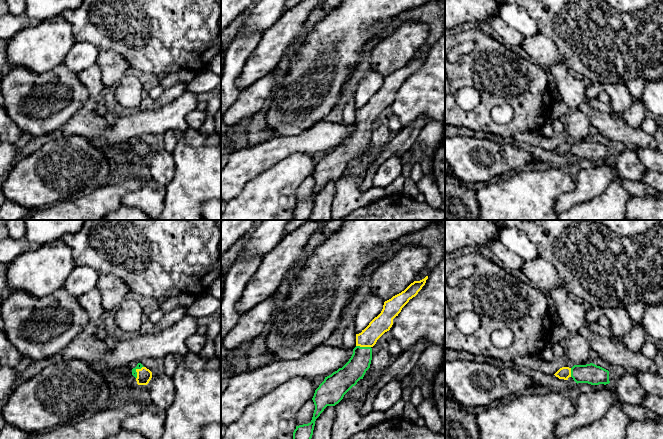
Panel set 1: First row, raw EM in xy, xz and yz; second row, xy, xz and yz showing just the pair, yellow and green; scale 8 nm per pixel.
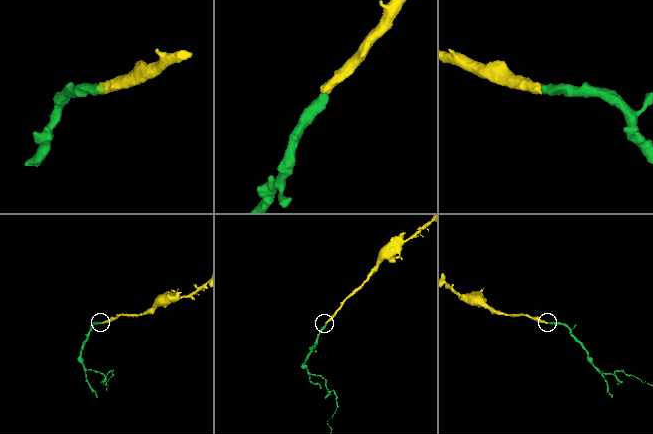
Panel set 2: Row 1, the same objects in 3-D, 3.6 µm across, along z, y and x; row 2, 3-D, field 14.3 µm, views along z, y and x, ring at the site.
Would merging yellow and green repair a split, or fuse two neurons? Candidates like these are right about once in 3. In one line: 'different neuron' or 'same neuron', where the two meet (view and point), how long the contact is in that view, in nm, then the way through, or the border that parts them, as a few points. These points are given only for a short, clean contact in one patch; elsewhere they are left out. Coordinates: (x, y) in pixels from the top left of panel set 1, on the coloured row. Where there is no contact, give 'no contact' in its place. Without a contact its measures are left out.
same neuron | xy (136, 371) | 120 nm | across xy (144, 375), (136, 371), (139, 365)

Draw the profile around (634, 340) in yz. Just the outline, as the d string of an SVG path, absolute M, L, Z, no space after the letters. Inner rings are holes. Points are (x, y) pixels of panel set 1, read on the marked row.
M641 324L633 326L631 331L622 336L619 341L630 351L639 352L646 341L646 333Z

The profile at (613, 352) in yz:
M586 324L580 327L578 333L589 342L591 349L597 352L599 358L610 366L620 366L631 372L658 373L654 359L644 356L641 351L630 351L620 341L601 336Z

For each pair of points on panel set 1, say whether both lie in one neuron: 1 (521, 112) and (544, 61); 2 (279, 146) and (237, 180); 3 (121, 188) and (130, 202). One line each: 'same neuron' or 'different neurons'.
1: different neurons
2: same neuron
3: different neurons

